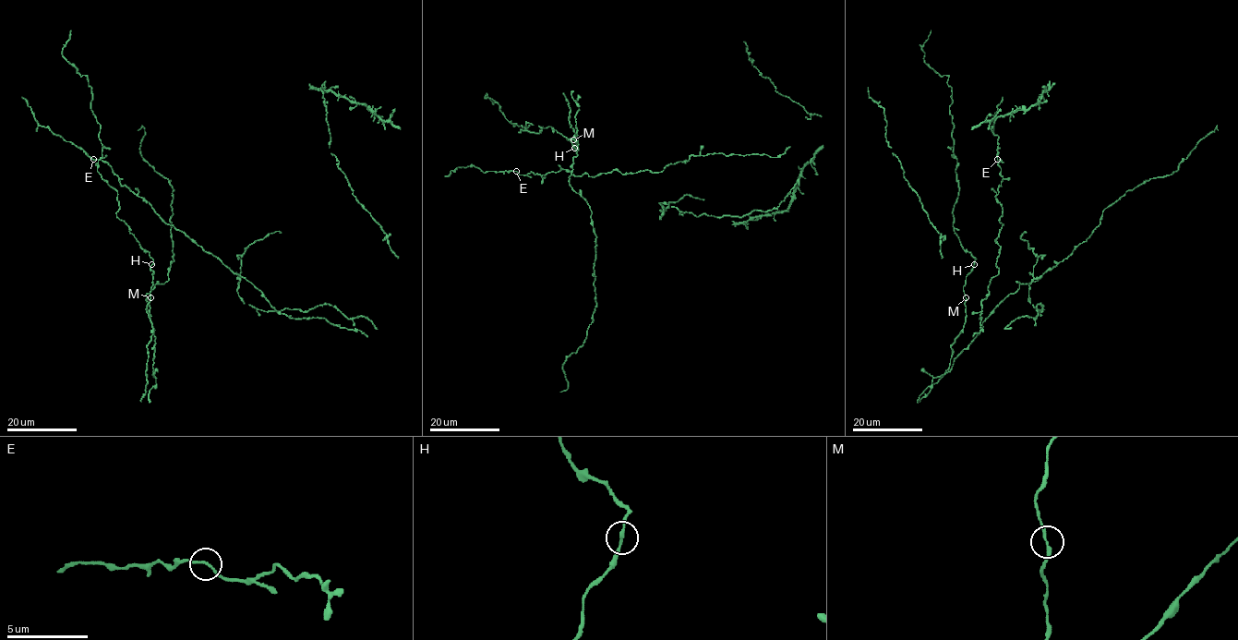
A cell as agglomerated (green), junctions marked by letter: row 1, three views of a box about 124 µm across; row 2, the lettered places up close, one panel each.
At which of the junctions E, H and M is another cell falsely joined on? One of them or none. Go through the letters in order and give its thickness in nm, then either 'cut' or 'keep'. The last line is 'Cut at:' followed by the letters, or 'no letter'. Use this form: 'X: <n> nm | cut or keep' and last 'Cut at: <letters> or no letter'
E: 160 nm | keep
H: 160 nm | keep
M: 160 nm | keep
Cut at: no letter

